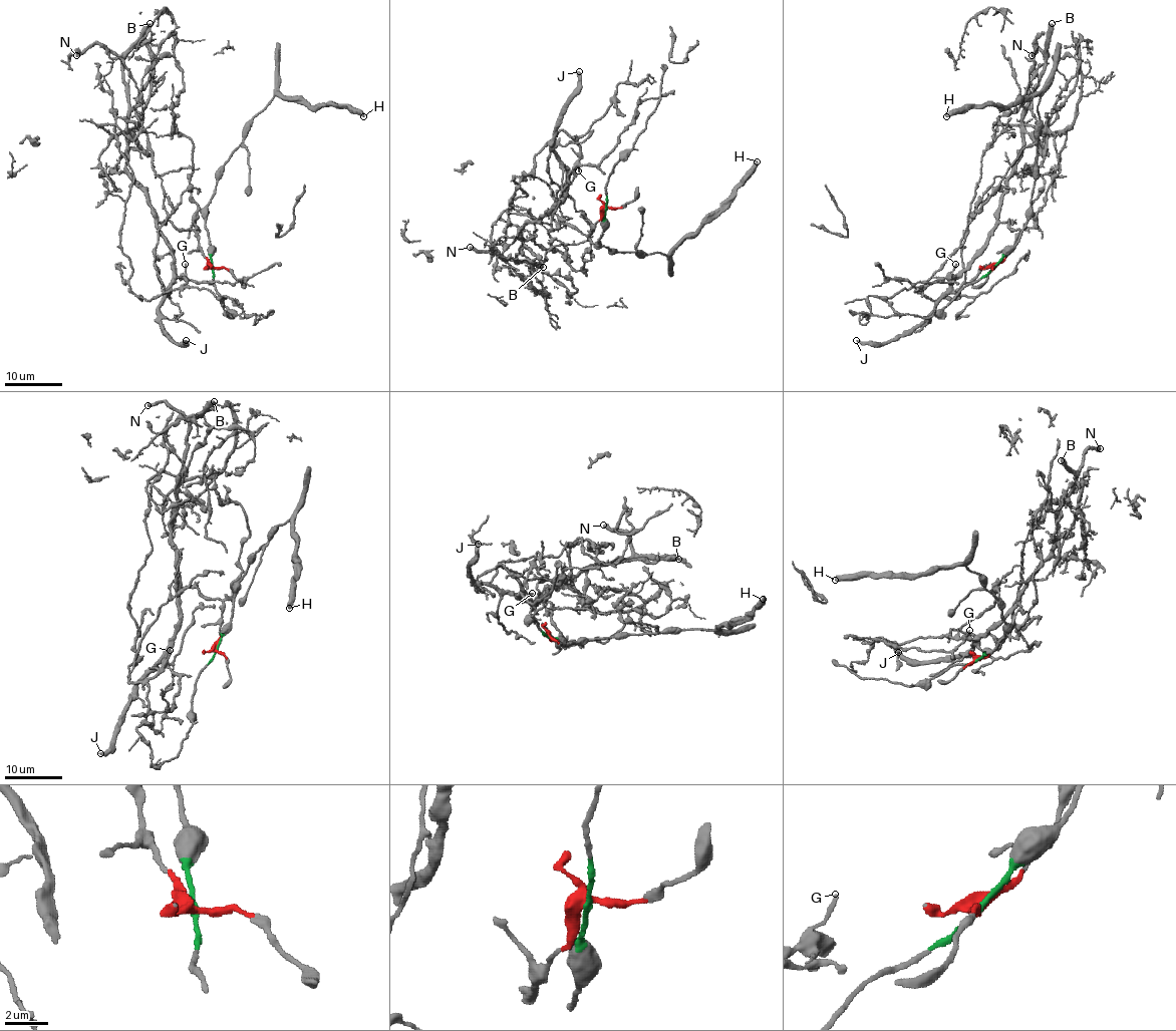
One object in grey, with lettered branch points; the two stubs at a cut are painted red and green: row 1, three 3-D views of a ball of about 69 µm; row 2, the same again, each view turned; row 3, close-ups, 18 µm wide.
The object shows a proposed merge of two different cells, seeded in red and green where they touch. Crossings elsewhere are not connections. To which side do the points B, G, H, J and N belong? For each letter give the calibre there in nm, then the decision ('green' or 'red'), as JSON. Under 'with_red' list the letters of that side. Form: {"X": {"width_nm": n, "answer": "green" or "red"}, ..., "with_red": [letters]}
{"B": {"width_nm": 500, "answer": "red"}, "G": {"width_nm": 190, "answer": "red"}, "H": {"width_nm": 440, "answer": "green"}, "J": {"width_nm": 320, "answer": "red"}, "N": {"width_nm": 400, "answer": "red"}, "with_red": ["B", "G", "J", "N"]}

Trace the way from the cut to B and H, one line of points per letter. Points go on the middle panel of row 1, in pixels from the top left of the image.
B: (605, 209), (588, 235), (559, 224), (550, 215), (528, 222), (520, 231), (521, 250), (517, 260), (543, 267)
H: (605, 209), (604, 228), (598, 241), (601, 245), (609, 250), (667, 254), (705, 222), (758, 161)

